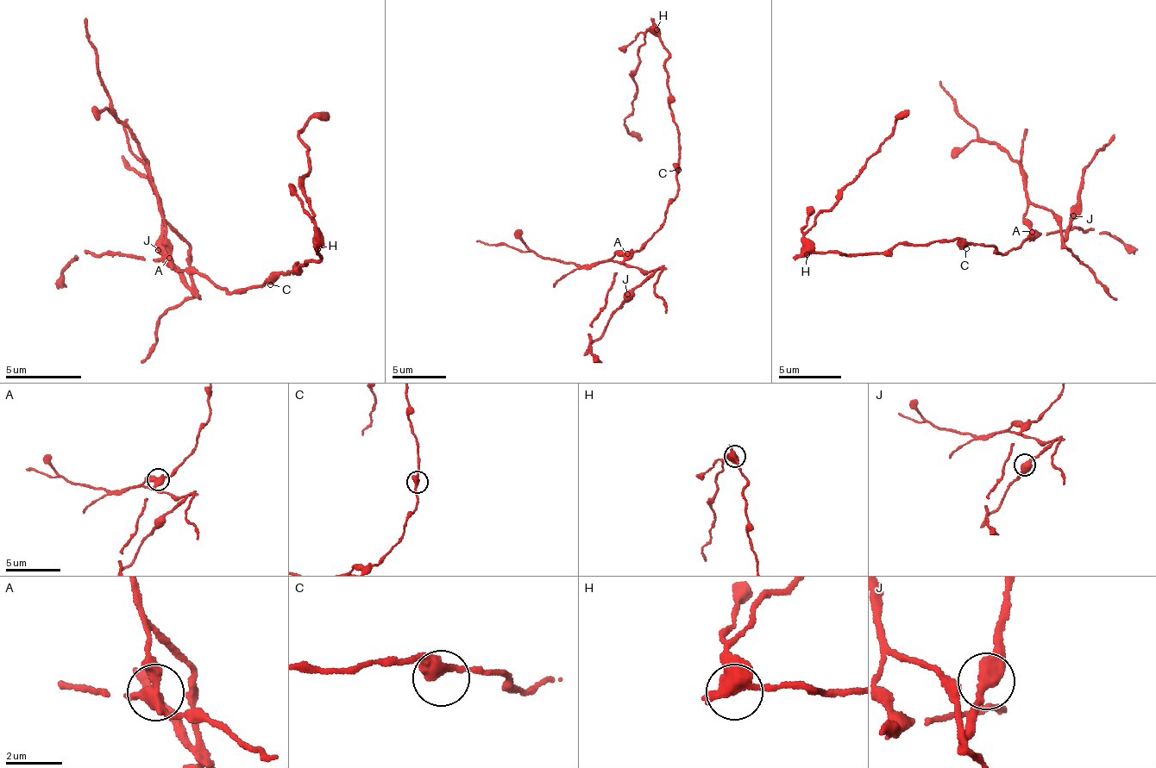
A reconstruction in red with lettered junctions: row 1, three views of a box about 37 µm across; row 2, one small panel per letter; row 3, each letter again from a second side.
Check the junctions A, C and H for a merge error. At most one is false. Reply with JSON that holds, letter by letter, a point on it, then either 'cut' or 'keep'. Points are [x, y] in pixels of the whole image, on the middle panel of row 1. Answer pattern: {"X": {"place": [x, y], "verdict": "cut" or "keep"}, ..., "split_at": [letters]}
{"A": {"place": [627, 253], "verdict": "cut"}, "C": {"place": [678, 170], "verdict": "keep"}, "H": {"place": [656, 29], "verdict": "keep"}, "split_at": ["A"]}

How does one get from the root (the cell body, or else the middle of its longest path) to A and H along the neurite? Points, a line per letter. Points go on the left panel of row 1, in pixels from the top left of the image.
A: (272, 276), (256, 288), (229, 295), (226, 290), (223, 291), (200, 276), (173, 265), (170, 258)
H: (272, 276), (322, 259), (317, 249)

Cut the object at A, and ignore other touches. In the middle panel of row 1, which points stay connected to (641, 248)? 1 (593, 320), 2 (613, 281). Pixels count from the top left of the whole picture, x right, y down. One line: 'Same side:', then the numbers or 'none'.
Same side: 1, 2

